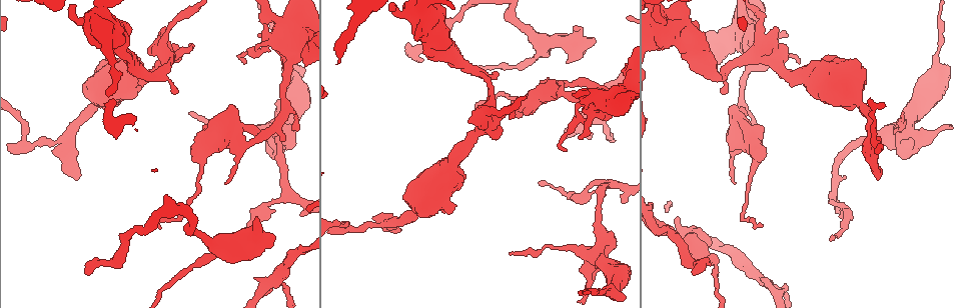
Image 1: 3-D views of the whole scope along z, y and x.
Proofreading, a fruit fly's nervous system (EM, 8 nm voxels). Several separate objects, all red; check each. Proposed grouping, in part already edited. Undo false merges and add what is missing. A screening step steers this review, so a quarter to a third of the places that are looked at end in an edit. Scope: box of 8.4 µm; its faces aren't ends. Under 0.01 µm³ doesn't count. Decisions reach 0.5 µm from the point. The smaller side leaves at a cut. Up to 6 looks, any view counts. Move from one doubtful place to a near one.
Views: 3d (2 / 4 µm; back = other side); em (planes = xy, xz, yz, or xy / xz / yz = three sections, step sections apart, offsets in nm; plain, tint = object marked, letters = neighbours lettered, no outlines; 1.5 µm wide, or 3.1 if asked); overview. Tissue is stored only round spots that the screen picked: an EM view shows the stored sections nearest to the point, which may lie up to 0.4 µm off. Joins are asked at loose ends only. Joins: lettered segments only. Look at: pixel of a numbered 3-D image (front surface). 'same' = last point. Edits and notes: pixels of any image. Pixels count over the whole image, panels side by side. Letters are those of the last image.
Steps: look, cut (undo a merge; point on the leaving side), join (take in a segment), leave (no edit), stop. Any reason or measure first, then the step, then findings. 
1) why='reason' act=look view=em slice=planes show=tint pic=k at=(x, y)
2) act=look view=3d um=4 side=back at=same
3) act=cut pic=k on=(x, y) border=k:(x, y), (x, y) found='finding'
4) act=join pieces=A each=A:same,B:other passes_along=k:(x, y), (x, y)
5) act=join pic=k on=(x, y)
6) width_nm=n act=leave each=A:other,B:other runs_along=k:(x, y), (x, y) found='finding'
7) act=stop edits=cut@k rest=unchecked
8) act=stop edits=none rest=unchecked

why='tapers out' act=look view=3d um=4 pic=1 at=(539, 184)

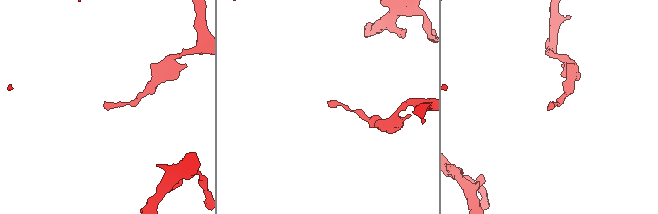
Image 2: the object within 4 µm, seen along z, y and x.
why='need the tissue' act=look view=em slice=xy step=4 show=tint pic=2 at=(105, 104)

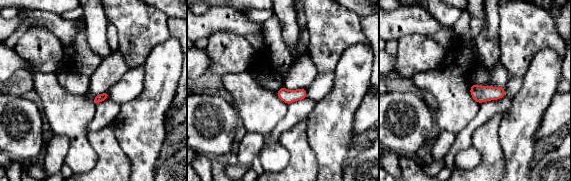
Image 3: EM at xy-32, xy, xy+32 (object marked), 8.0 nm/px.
why='see the neighbours' act=look view=em slice=xy step=4 show=letters at=same

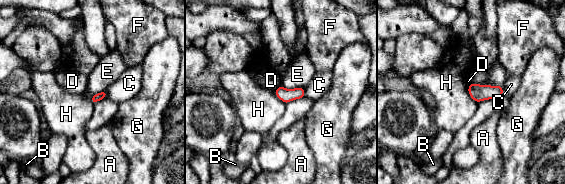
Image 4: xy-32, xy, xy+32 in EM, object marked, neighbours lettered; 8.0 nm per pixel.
longest_contact=E:190nm act=leave each=A:other,B:other,C:other,D:other,E:other,F:other,G:other,H:other border=4:(467, 86), (467, 92), (477, 103) found='none of them fits'

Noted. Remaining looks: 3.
act=look view=3d um=2 pic=1 at=(224, 184)

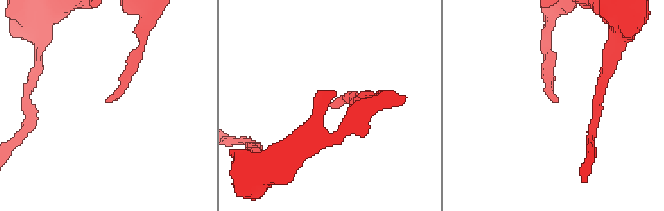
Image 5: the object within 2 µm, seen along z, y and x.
act=look view=em slice=xy step=4 show=tint pic=5 at=(554, 100)

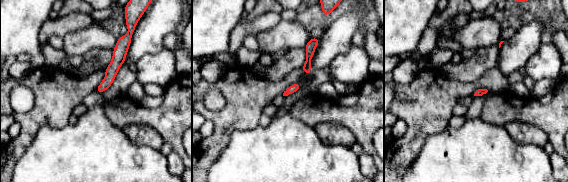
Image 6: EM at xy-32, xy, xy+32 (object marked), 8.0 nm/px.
act=look view=em slice=xy step=4 show=letters at=same

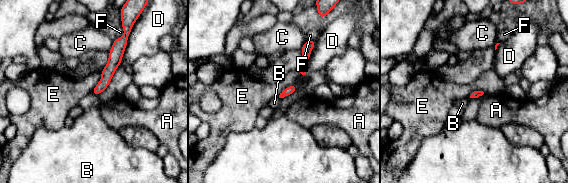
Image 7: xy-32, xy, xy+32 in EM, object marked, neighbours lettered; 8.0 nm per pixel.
act=leave each=A:other,B:other,C:other,D:other,E:other,F:other found='none of them fits'

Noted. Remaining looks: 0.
act=stop edits=none rest=unchecked

